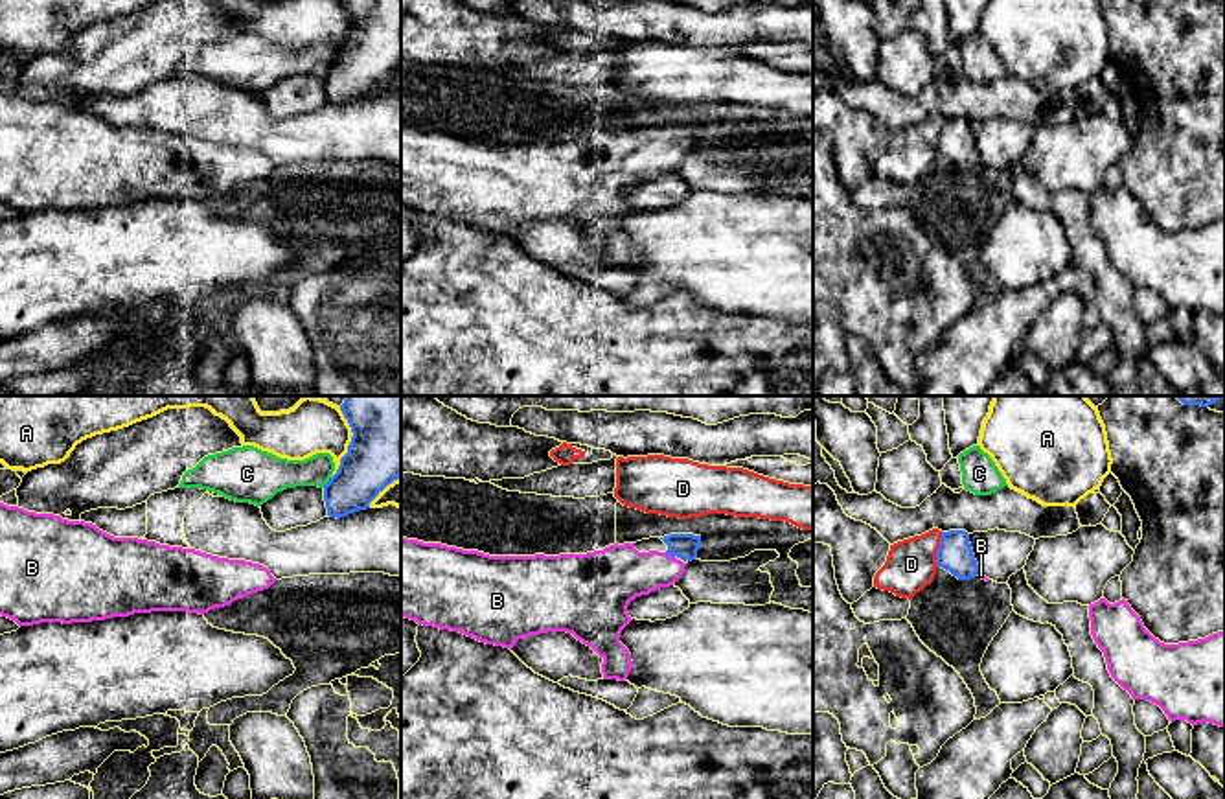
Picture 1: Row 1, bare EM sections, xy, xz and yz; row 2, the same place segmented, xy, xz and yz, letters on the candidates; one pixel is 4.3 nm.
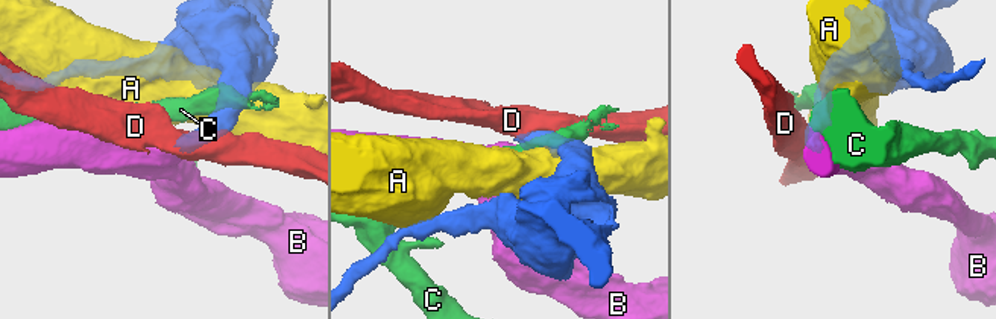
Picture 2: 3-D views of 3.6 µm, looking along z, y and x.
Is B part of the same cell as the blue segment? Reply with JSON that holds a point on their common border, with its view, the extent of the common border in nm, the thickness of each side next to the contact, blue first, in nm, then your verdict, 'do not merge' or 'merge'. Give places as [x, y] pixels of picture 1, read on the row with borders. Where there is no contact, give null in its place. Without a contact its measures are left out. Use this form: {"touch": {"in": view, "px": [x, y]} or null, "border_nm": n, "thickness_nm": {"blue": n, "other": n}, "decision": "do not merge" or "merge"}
{"touch": {"in": "xz", "px": [670, 555]}, "border_nm": 50, "thickness_nm": {"blue": 110, "other": 260}, "decision": "merge"}

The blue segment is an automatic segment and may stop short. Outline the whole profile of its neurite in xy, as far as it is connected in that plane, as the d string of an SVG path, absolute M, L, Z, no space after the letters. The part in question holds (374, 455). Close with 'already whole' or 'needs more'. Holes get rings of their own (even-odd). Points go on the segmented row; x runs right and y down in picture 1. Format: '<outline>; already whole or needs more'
M346 396L340 411L353 436L337 473L324 486L327 515L337 519L370 508L401 477L401 396Z; already whole

